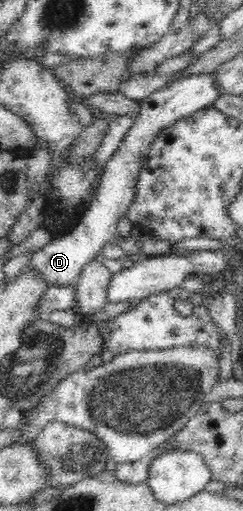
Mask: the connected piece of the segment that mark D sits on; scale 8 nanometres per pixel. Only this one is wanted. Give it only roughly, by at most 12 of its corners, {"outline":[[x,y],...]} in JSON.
{"outline":[[214,74],[139,102],[100,190],[70,232],[27,262],[48,286],[75,285],[117,238],[162,130],[220,98]]}

